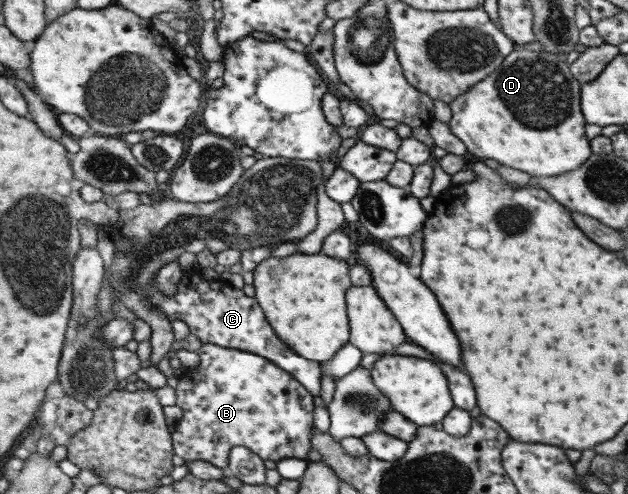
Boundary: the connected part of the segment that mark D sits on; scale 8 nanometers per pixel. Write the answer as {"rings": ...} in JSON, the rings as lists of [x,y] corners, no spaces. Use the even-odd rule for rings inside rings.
{"rings":[[[514,46],[502,64],[466,92],[449,102],[450,132],[465,146],[465,152],[479,160],[492,158],[499,164],[526,172],[531,177],[558,176],[578,168],[590,156],[589,140],[584,135],[584,119],[579,105],[581,84],[558,54],[528,51]]]}

